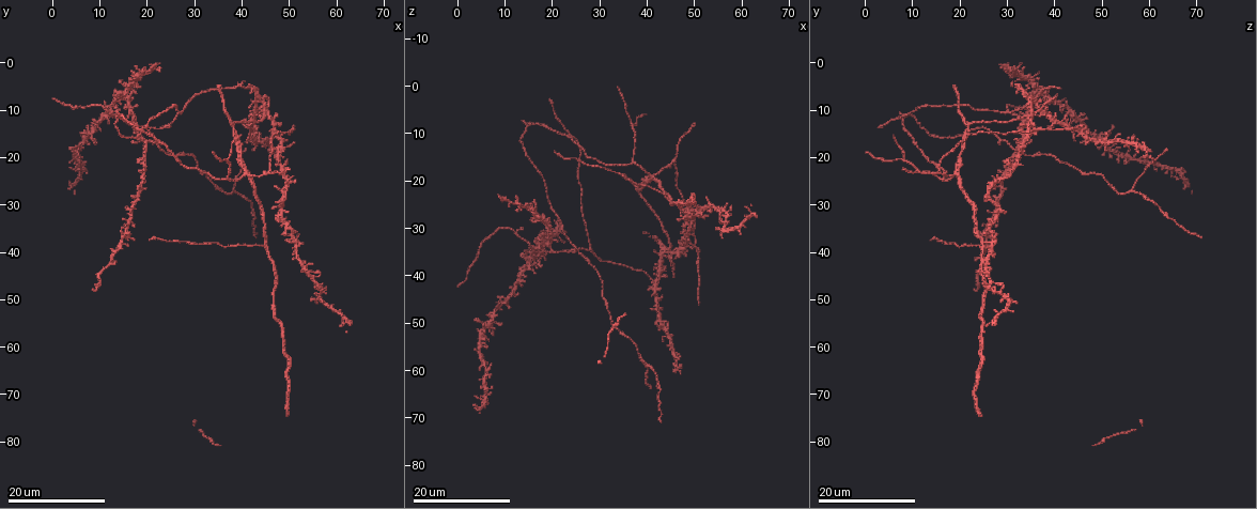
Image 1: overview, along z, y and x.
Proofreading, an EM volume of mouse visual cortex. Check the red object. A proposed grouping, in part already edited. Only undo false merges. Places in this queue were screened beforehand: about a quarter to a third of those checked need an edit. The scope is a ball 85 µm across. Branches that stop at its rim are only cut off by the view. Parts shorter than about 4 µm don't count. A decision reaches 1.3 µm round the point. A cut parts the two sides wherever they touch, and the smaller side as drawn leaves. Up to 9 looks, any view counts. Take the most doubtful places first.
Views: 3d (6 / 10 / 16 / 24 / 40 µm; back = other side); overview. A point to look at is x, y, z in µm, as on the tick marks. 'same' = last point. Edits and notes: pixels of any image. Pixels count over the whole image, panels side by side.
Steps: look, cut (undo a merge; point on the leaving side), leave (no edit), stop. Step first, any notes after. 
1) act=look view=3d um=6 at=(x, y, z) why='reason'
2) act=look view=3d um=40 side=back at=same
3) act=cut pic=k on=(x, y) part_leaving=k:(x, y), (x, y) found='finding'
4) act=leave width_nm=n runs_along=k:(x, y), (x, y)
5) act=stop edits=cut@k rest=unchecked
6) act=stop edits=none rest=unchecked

act=look view=3d um=24 at=(38.0, 27.0, 56.5)

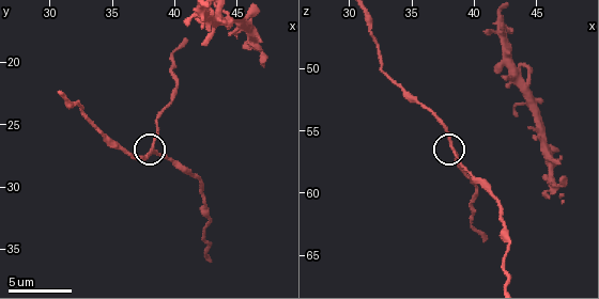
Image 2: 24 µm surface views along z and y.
act=look view=3d um=6 at=(38.0, 26.8, 56.4)

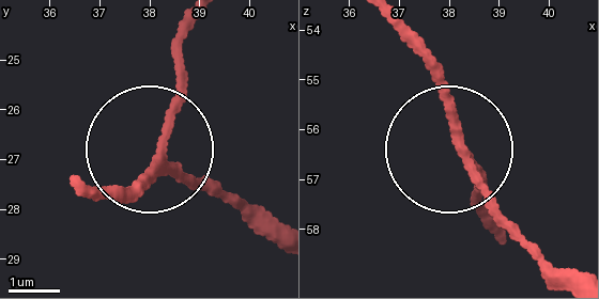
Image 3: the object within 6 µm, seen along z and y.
act=leave side_arm_um=13 runs_along=3:(93, 185), (126, 185), (152, 163), (182, 49) found='continuous, no second neuron'

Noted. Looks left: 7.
act=look view=3d um=24 at=(44.5, 39.0, 24.5) why='branch point'

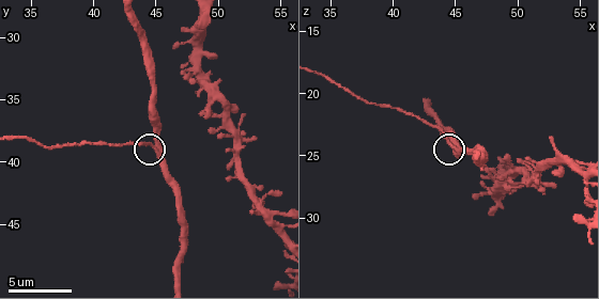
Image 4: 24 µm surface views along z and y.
act=look view=3d um=6 at=(44.8, 38.8, 24.2)

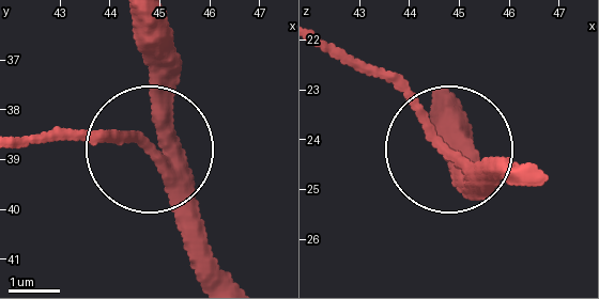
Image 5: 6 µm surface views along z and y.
act=leave width_nm=180 found='one neuron here'

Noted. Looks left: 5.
act=look view=3d um=16 at=(28.5, 9.5, 34.5) why='three arms meet'

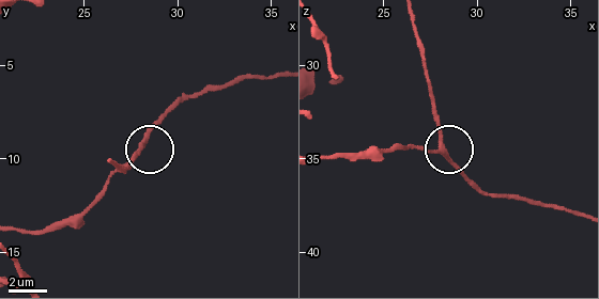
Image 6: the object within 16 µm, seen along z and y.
act=look view=3d um=10 at=(28.2, 9.2, 34.3)

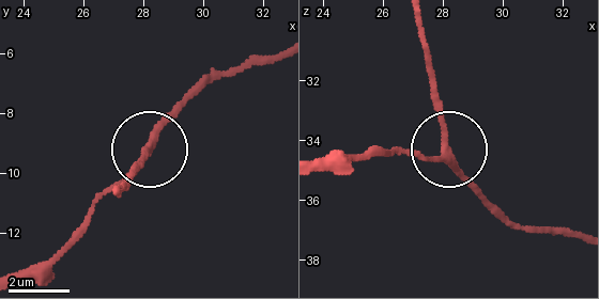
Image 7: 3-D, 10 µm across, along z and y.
act=leave runs_along=7:(26, 281), (199, 87) found='continuous, no second neuron'

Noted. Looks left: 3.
act=look view=3d um=16 at=(37.0, 20.0, 8.5) why='three arms meet'

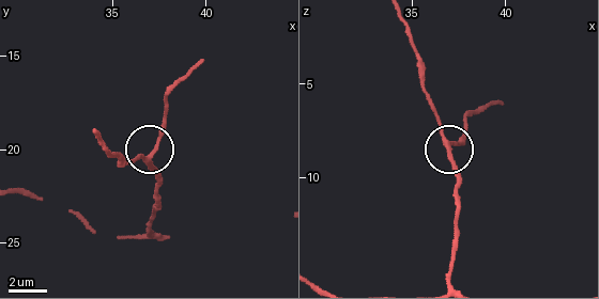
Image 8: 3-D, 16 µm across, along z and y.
act=look view=3d um=10 at=(37.1, 20.1, 8.2)

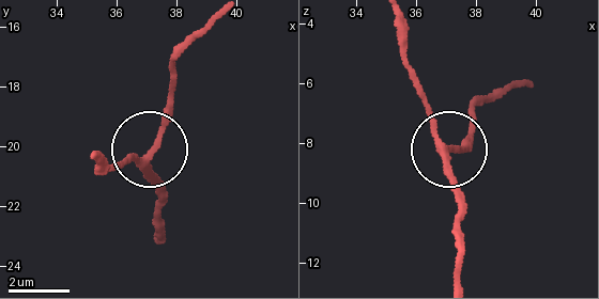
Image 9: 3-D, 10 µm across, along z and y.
act=leave arms=3 runs_along=9:(457, 276), (457, 184), (449, 155), (473, 129) found='continuous, no second neuron'

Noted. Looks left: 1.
act=stop edits=none rest=unchecked

